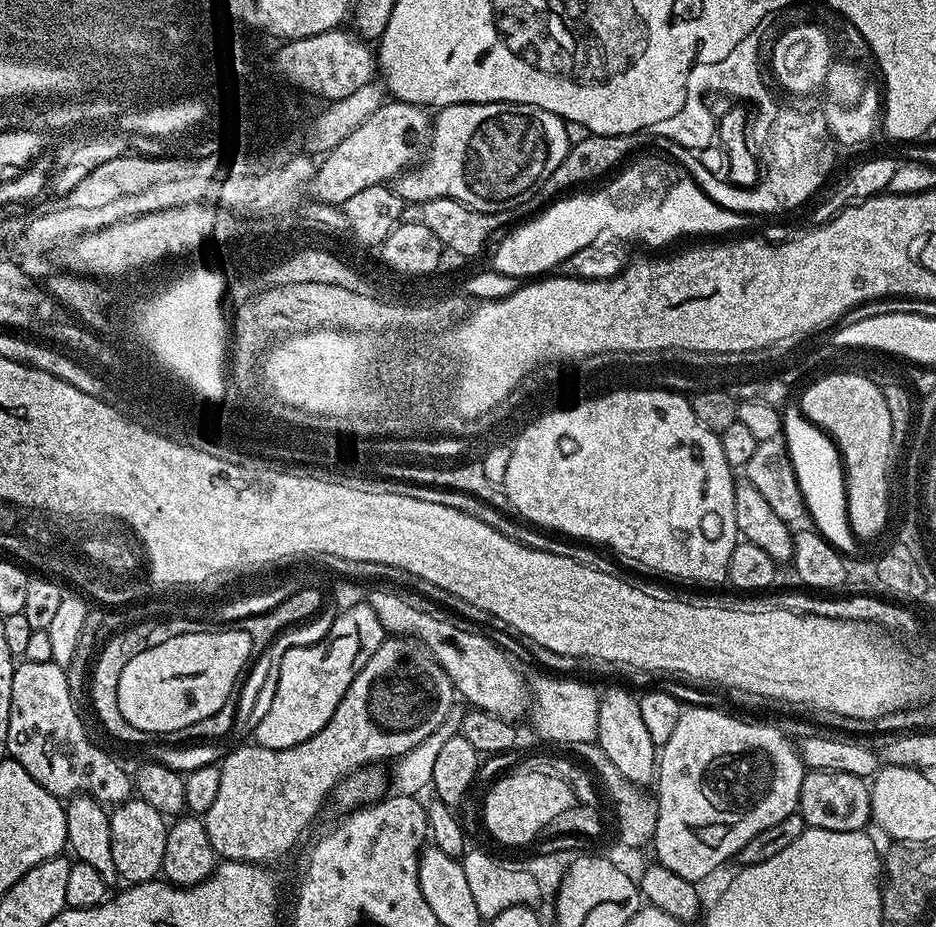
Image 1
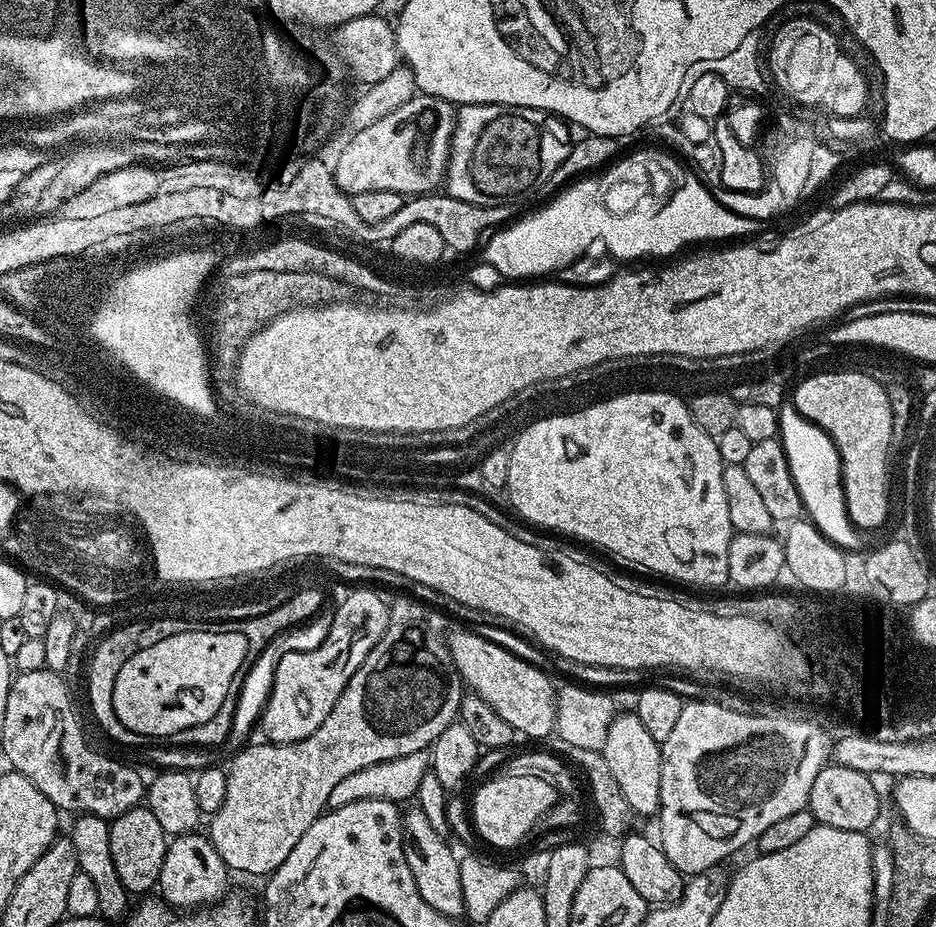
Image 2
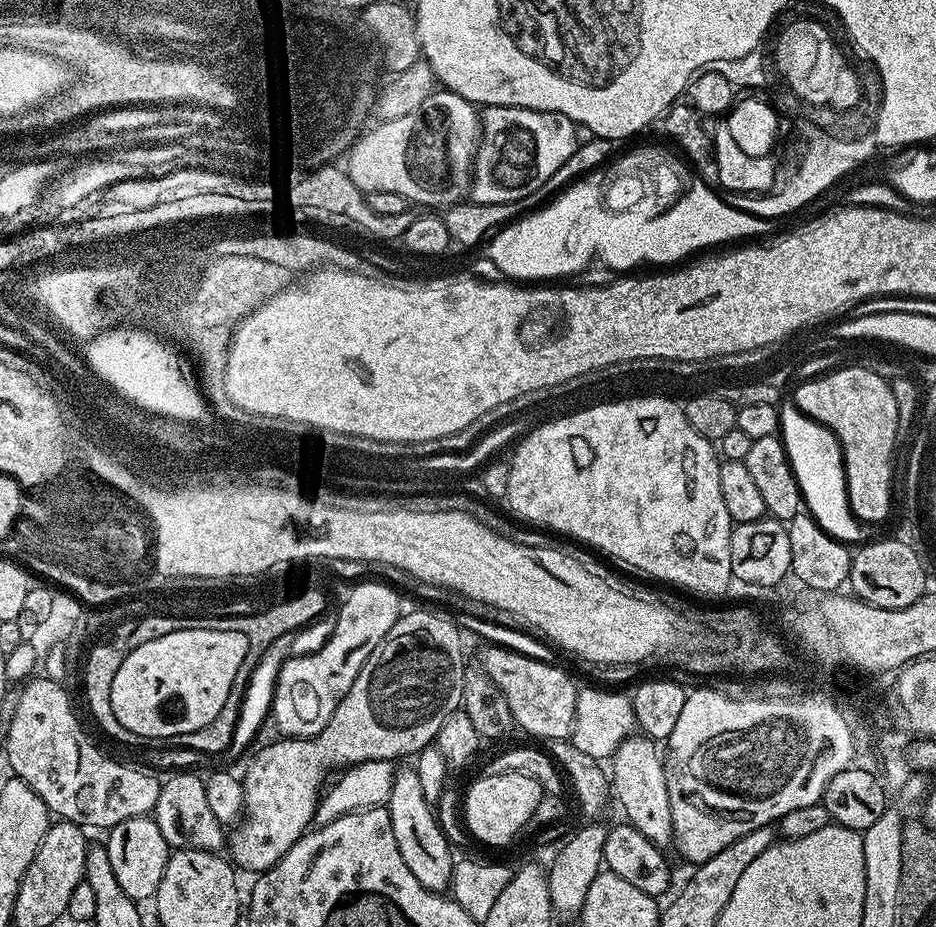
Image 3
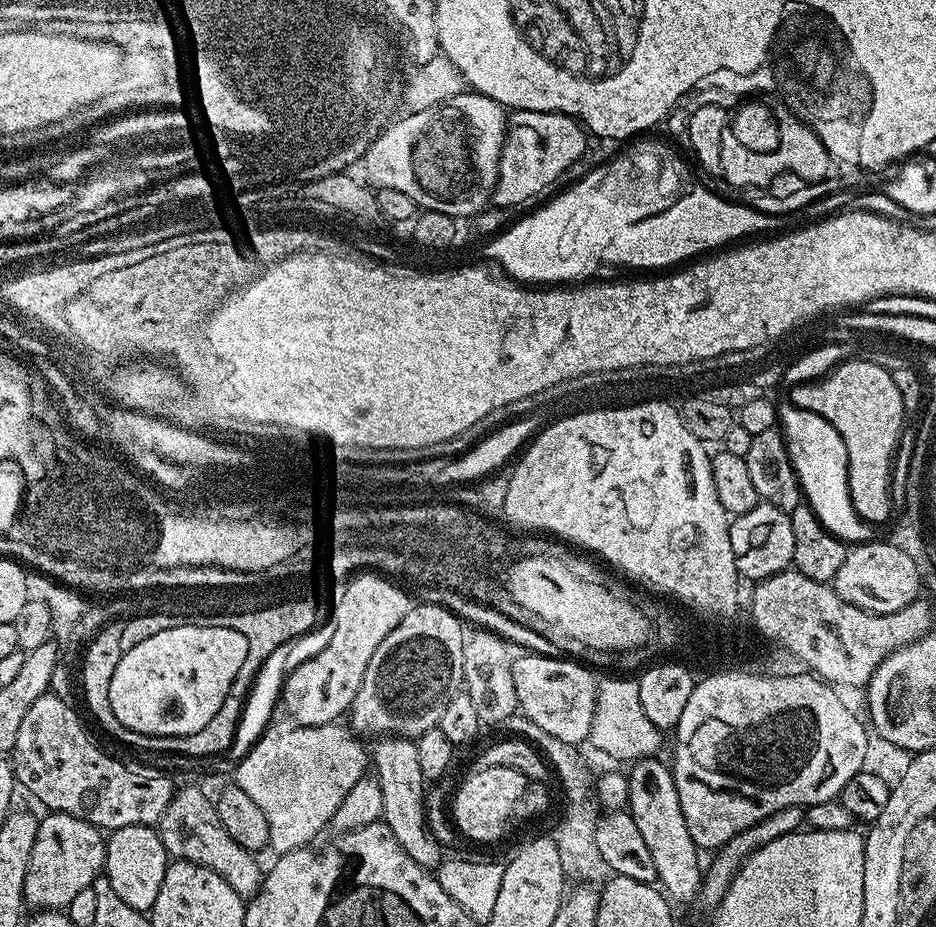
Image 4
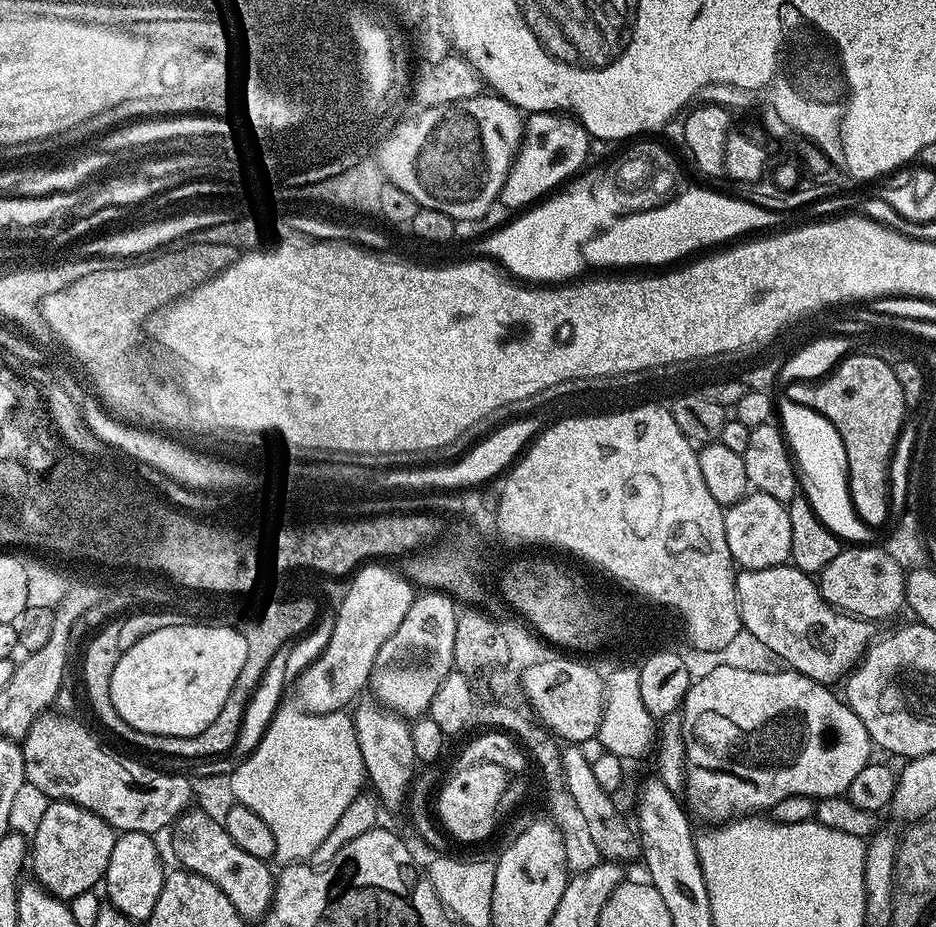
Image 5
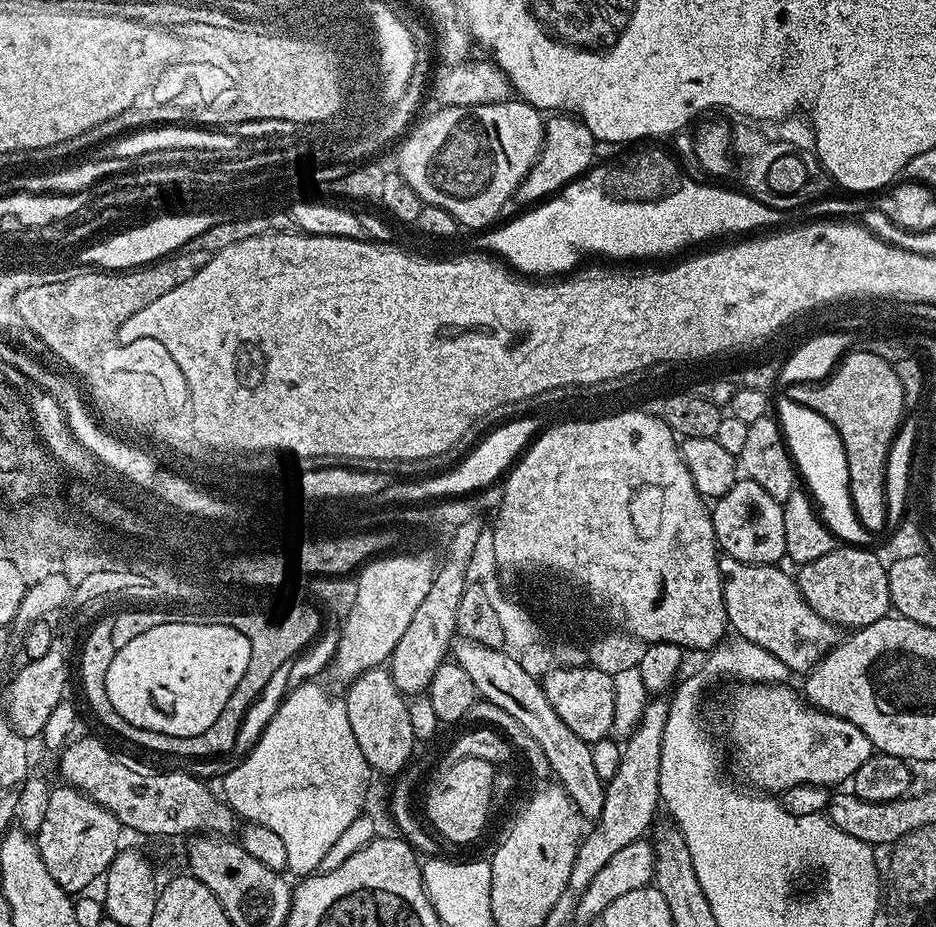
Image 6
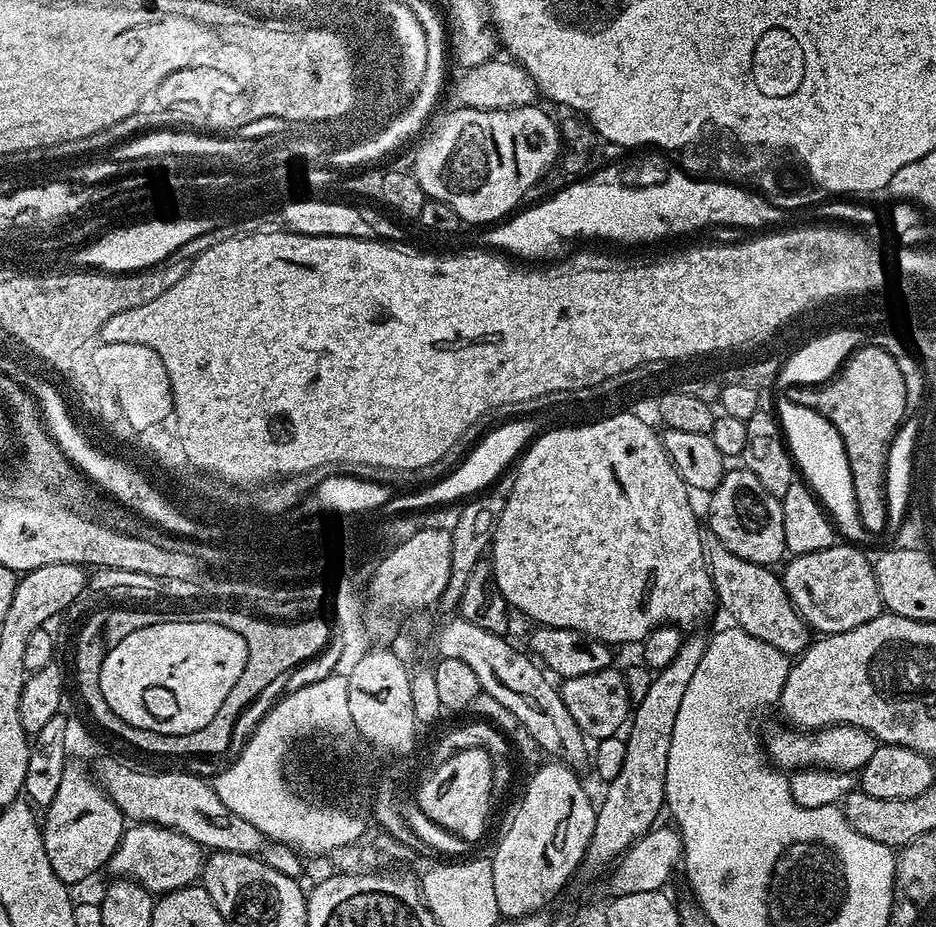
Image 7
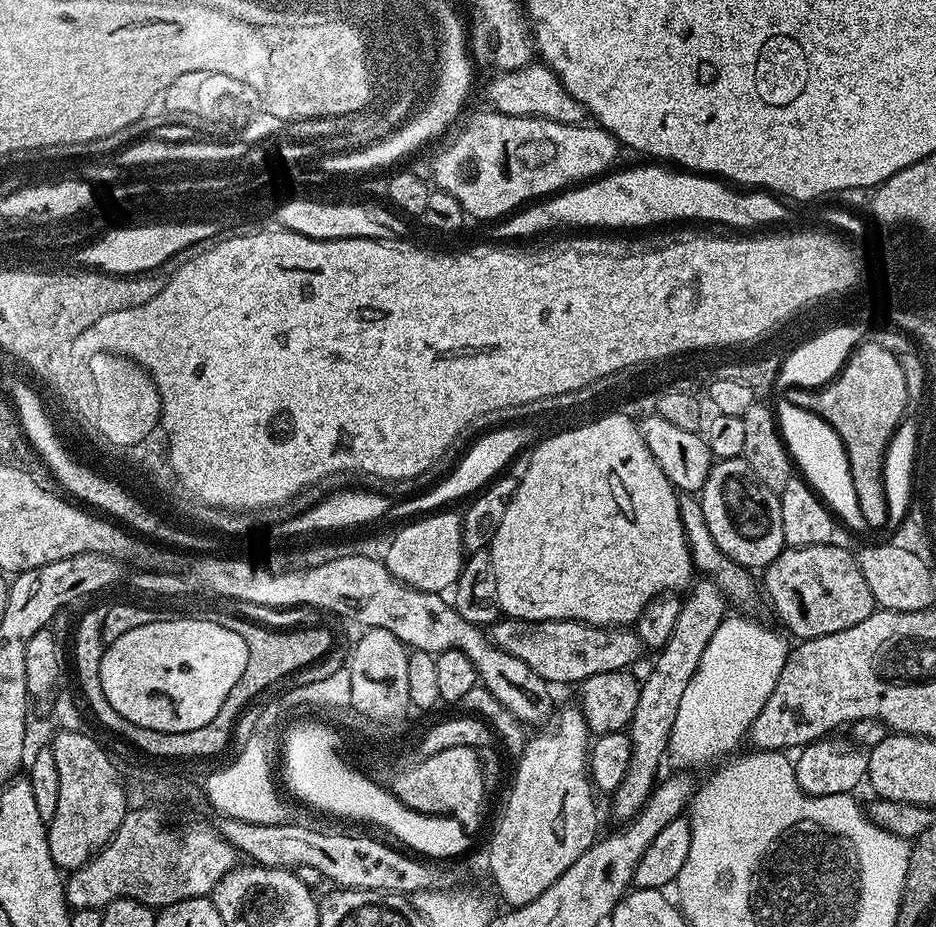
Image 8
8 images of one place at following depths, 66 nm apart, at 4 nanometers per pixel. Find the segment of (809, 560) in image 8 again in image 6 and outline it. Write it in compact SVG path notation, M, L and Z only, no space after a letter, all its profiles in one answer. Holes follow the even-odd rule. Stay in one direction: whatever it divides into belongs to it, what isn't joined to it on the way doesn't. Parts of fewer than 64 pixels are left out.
M837 546L823 558L799 565L800 573L795 573L794 579L814 614L837 626L845 624L848 630L865 628L870 622L889 615L892 599L888 570L885 561L868 551L872 550L864 546Z

